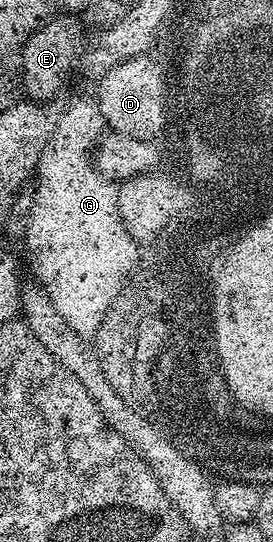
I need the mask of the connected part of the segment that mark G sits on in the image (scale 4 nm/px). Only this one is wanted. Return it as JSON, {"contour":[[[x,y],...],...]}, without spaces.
{"contour":[[[97,101],[74,102],[63,114],[57,117],[54,124],[54,131],[52,132],[52,140],[48,140],[48,148],[44,148],[44,152],[38,161],[36,171],[36,208],[32,208],[32,220],[28,224],[24,239],[24,245],[30,249],[30,262],[34,265],[33,277],[45,288],[48,296],[52,296],[52,304],[56,304],[56,309],[60,312],[60,316],[64,316],[64,320],[68,320],[68,324],[72,324],[72,328],[76,328],[76,332],[87,336],[97,334],[100,324],[108,312],[108,308],[117,301],[118,293],[123,290],[128,279],[133,275],[130,273],[133,272],[134,265],[138,262],[138,250],[140,250],[139,243],[134,242],[132,236],[128,236],[128,232],[120,220],[120,212],[118,211],[118,186],[111,179],[105,178],[94,164],[92,155],[97,147],[98,139],[102,137],[103,133],[104,121],[101,111],[98,110]]]}

